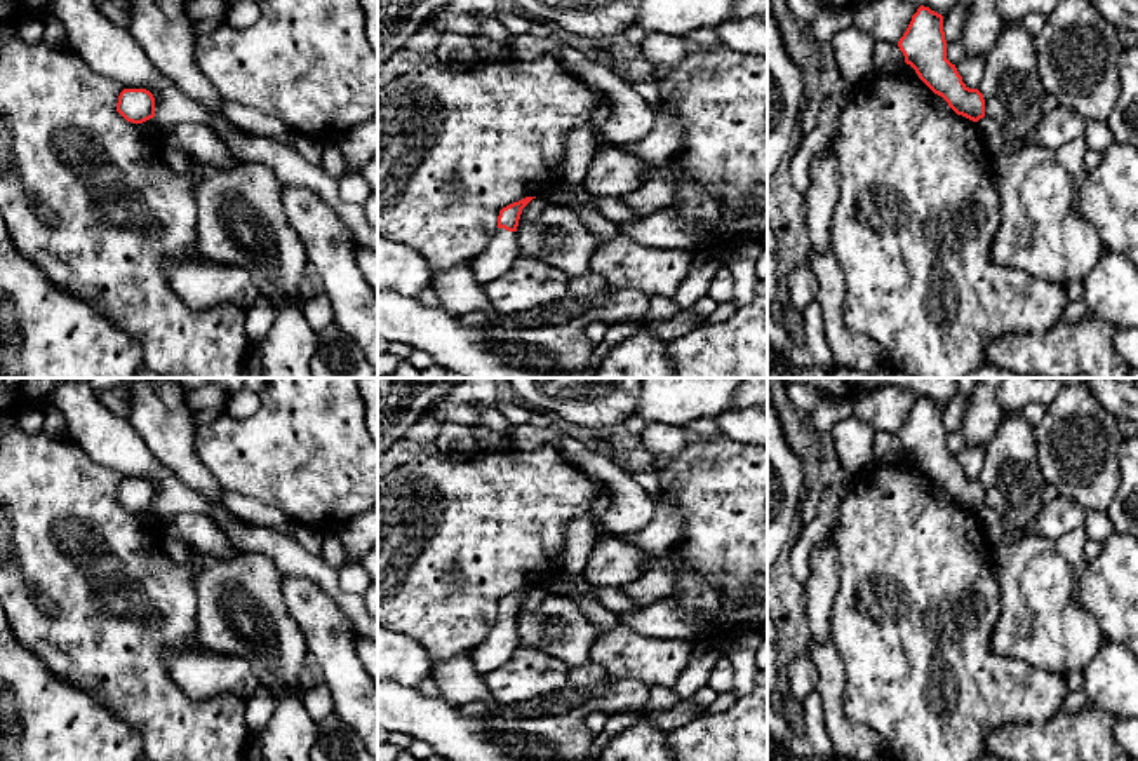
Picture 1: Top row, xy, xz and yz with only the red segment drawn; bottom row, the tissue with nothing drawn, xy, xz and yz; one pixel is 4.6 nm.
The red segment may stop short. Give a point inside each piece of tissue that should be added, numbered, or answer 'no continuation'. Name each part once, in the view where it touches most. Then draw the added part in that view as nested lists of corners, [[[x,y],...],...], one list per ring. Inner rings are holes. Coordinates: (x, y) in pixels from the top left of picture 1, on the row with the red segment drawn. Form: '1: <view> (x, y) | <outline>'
1: xz (500, 255) | [[[498,228],[487,247],[468,261],[479,284],[503,277],[517,259],[517,232]]]

